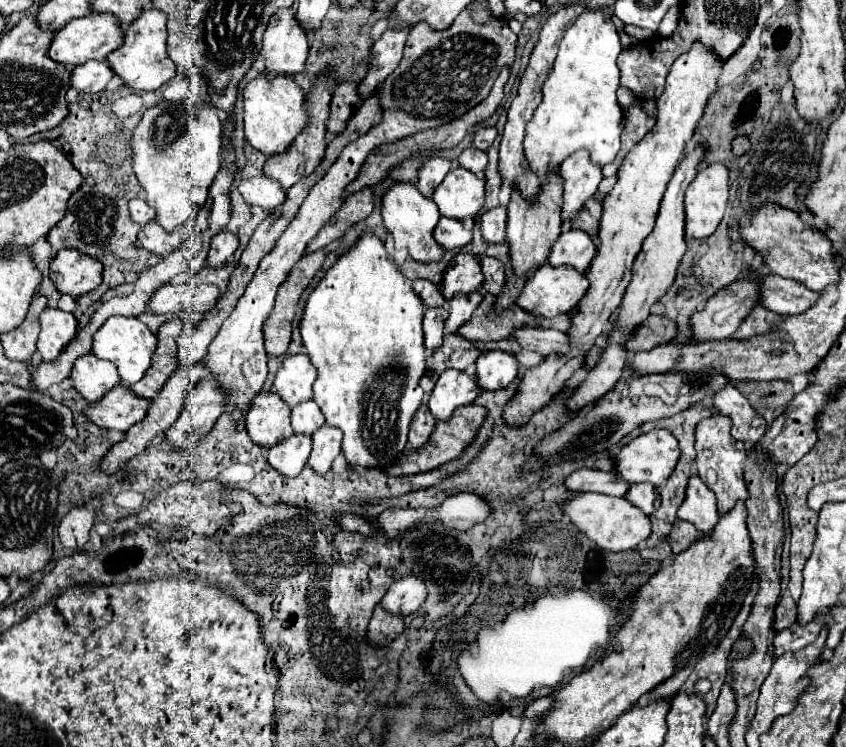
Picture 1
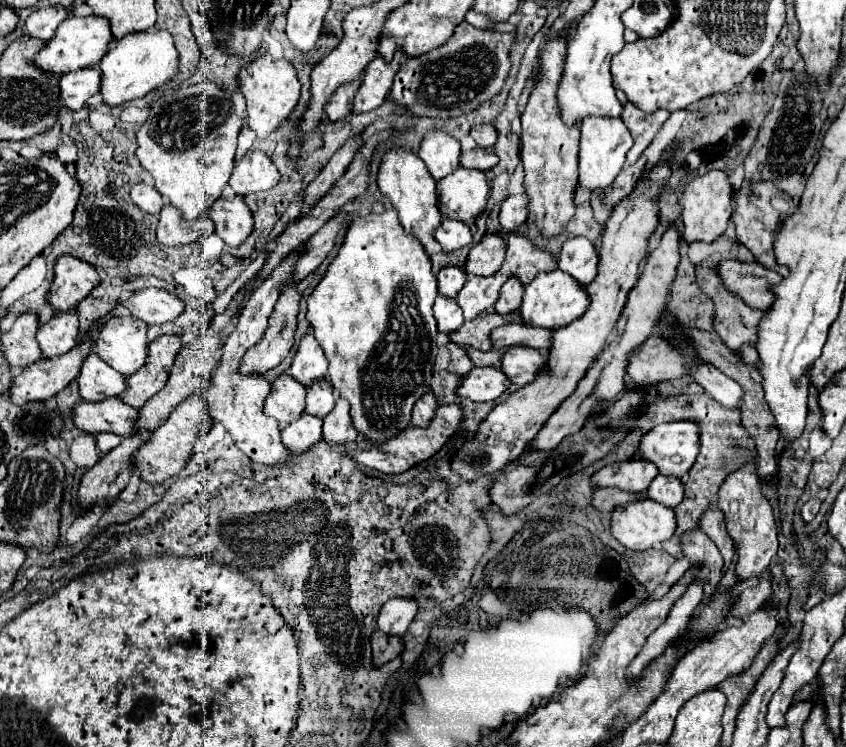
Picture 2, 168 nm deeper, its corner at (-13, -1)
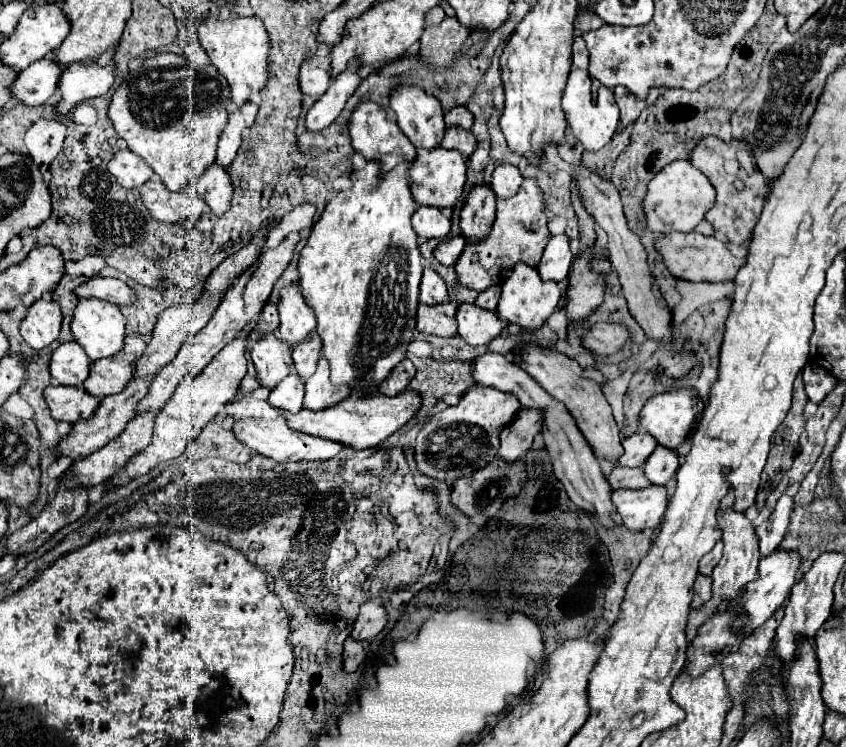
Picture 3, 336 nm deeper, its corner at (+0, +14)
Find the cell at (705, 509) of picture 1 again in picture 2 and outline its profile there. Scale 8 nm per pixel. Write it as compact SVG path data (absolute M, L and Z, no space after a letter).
M709 508L705 514L703 514L703 520L701 520L701 530L717 544L725 564L723 564L723 574L729 570L731 562L733 562L733 556L735 556L735 546L733 546L733 540L731 536L727 534L725 530L725 518L723 518L723 512L719 508Z

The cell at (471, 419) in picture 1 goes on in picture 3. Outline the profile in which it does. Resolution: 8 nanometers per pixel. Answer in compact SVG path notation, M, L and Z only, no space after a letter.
M406 389L406 393L400 393L398 397L370 397L370 401L354 401L346 399L330 409L310 413L308 409L302 409L302 413L290 417L290 413L282 413L288 419L288 425L296 431L316 435L322 439L330 439L336 443L342 443L354 451L364 451L364 449L376 449L380 443L384 443L390 435L400 431L406 423L410 423L416 415L416 411L422 407L422 397L418 391Z

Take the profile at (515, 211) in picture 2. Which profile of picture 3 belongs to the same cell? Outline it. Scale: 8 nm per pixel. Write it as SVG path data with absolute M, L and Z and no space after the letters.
M502 163L502 165L498 165L496 171L494 171L492 181L490 181L490 187L492 187L492 191L496 193L496 197L500 197L500 199L510 199L510 197L514 197L514 195L518 193L518 187L520 187L522 181L524 181L524 179L522 179L520 171L518 171L514 165Z

